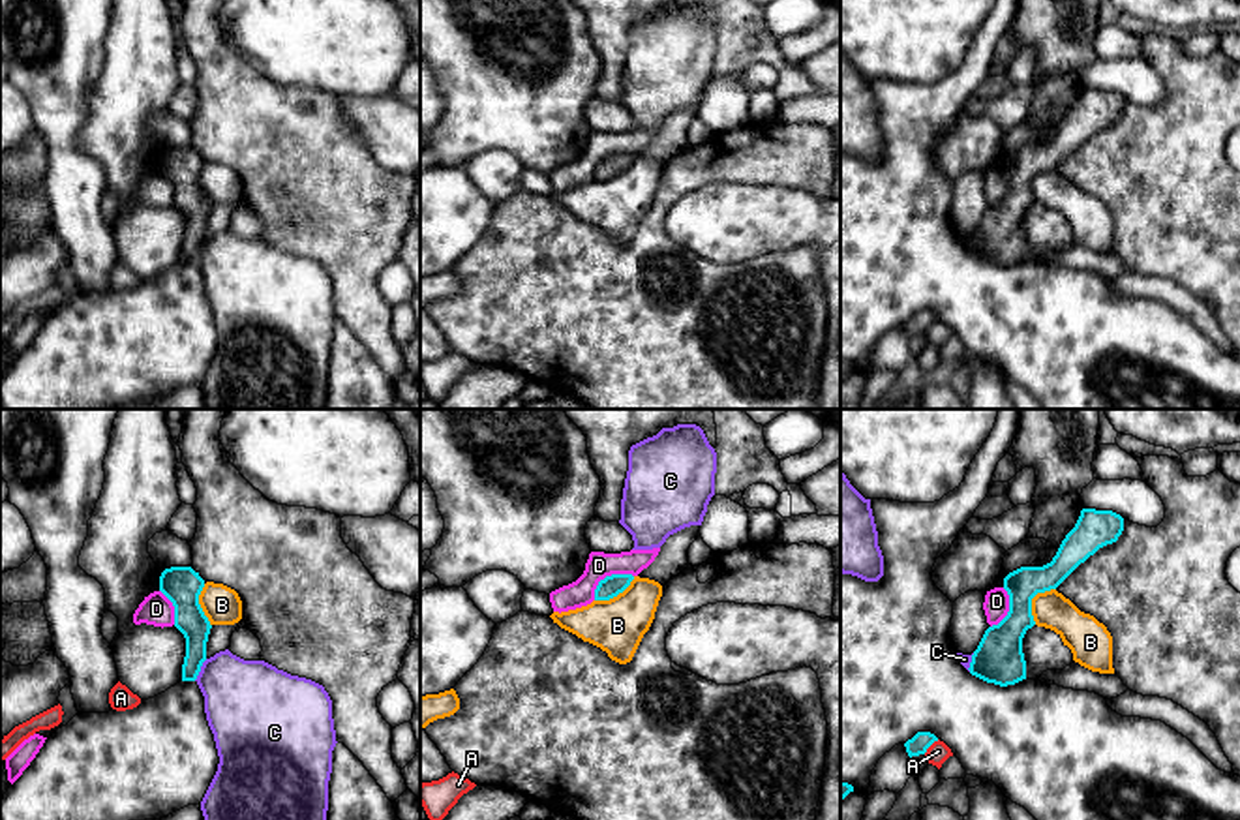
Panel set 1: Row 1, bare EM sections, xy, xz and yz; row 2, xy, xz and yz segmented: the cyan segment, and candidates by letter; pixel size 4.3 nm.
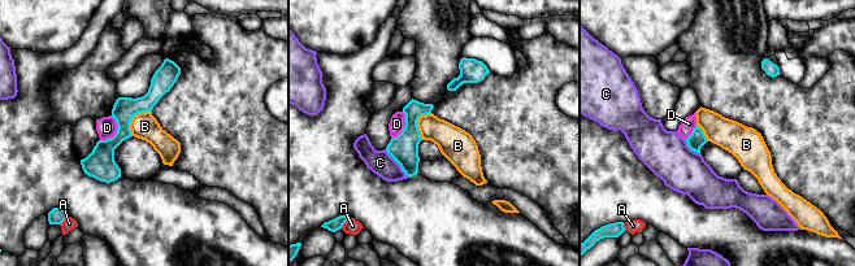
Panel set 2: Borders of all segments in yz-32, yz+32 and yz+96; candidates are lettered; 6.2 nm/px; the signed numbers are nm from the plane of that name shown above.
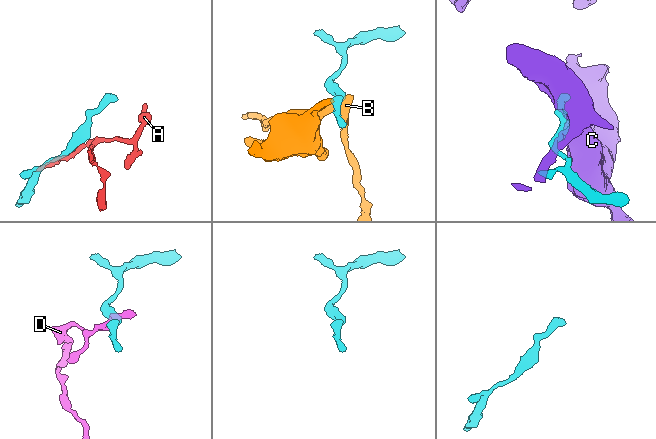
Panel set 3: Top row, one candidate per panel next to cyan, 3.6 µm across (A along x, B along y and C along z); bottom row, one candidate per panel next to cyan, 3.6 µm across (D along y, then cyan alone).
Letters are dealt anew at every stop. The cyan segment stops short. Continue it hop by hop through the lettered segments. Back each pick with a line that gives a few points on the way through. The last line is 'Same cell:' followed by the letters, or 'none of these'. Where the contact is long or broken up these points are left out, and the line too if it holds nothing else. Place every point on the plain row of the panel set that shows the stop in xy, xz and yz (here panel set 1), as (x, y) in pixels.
Same cell: none of these

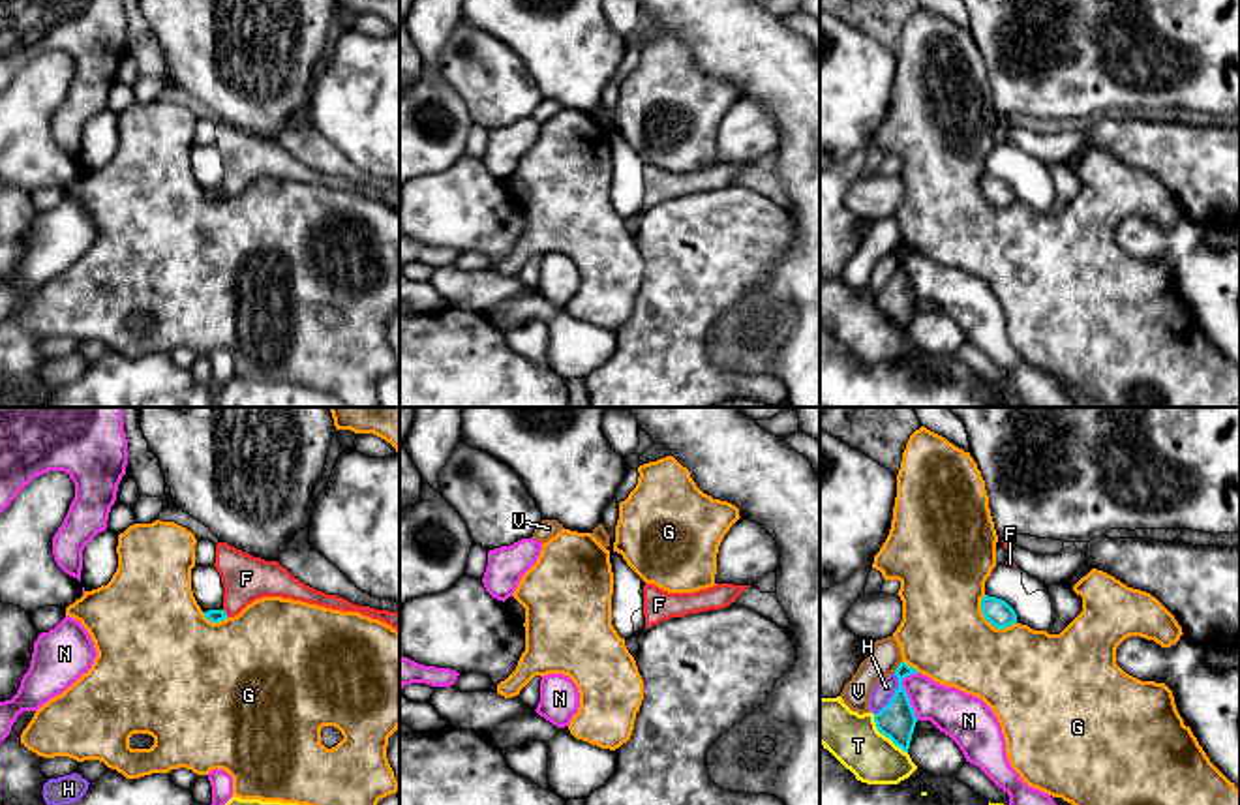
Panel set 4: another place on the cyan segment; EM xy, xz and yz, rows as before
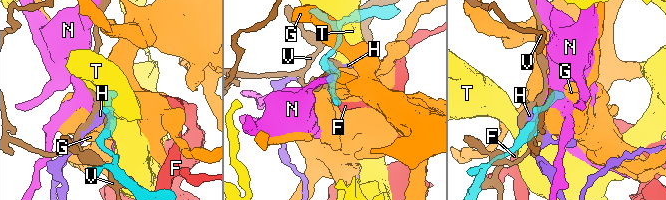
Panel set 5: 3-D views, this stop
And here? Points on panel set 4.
F: across xy (214, 196), (224, 192), (235, 181), (246, 158)
Same cell: F

